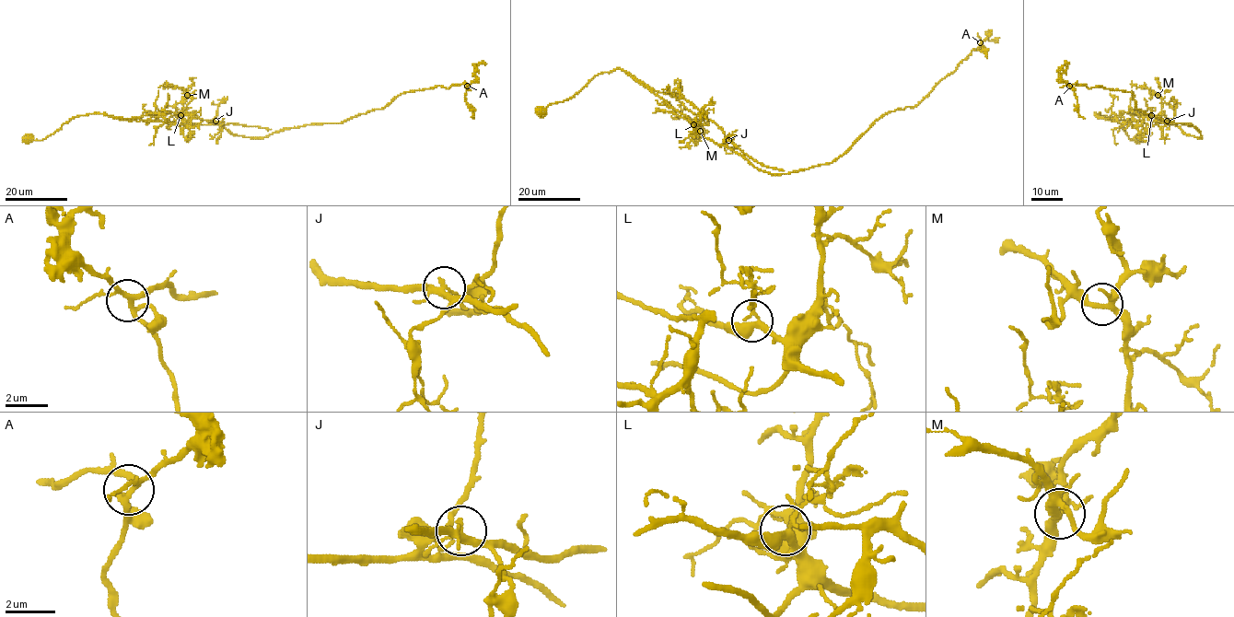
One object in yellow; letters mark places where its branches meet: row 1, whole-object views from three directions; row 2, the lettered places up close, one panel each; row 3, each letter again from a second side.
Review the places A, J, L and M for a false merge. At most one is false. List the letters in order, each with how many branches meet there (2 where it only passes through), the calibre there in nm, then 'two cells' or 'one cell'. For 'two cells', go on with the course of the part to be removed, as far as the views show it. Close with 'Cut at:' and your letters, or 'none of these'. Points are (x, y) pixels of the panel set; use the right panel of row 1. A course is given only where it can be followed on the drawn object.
A: branches 5; calibre 200 nm; one cell
J: branches 4; calibre 260 nm; two cells; course (1167, 121), (1151, 121), (1146, 115), (1128, 110), (1115, 118), (1099, 118), (1094, 114)
L: branches 4; calibre 300 nm; one cell
M: branches 4; calibre 260 nm; one cell
Cut at: J

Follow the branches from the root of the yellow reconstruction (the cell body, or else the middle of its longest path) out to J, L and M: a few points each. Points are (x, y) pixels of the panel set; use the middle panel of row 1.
J: (540, 111), (572, 98), (596, 75), (622, 69), (655, 90), (673, 95), (694, 114), (712, 120), (727, 140)
L: (540, 111), (549, 104), (572, 98), (596, 75), (622, 69), (683, 114), (696, 130), (693, 124)
M: (540, 111), (549, 104), (572, 98), (596, 75), (622, 69), (683, 114), (696, 134), (700, 131)

